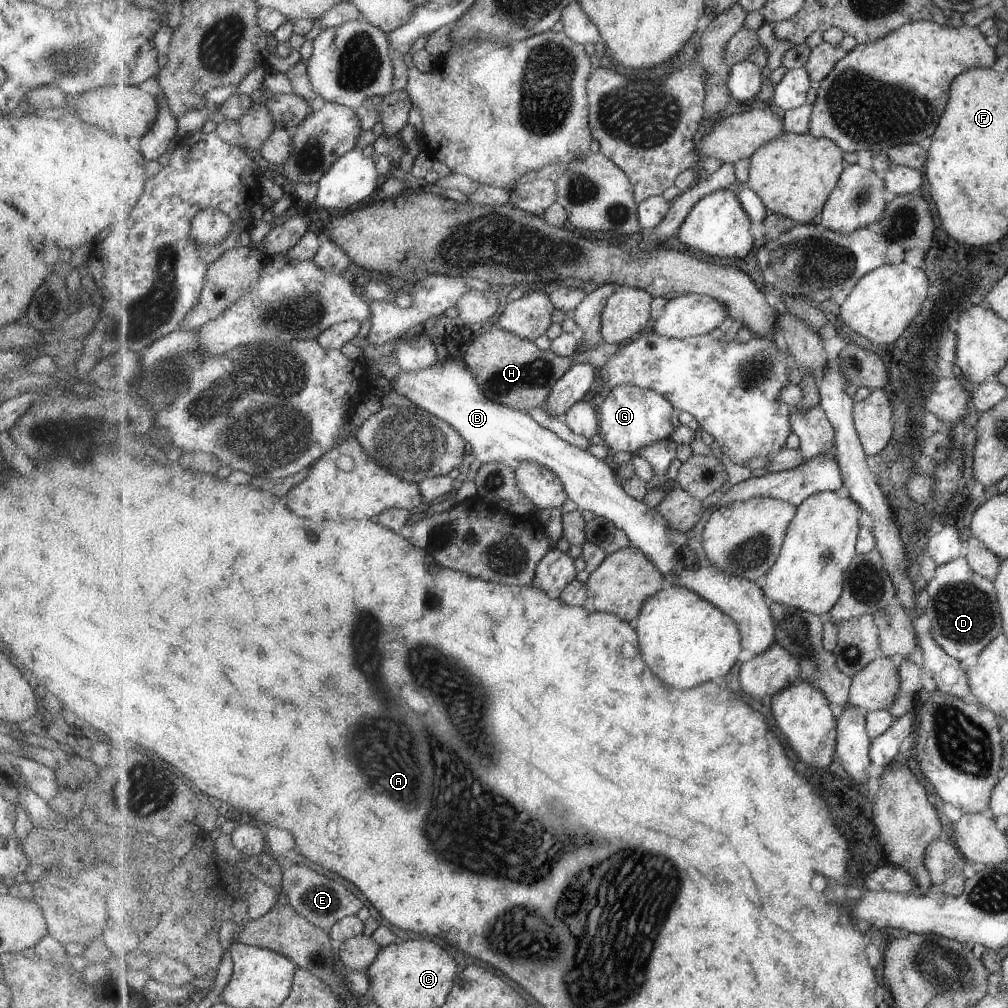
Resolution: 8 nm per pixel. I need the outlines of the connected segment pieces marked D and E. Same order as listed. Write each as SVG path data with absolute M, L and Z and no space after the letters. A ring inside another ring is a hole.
M966 556L937 566L935 576L925 589L928 603L923 612L932 620L932 638L952 657L962 661L979 655L989 643L1004 634L995 581L976 573Z
M291 864L282 873L281 889L284 889L289 904L301 916L328 932L342 918L357 914L365 906L363 900L359 900L345 884L341 884L339 880L329 878L325 874L319 874L305 864Z

